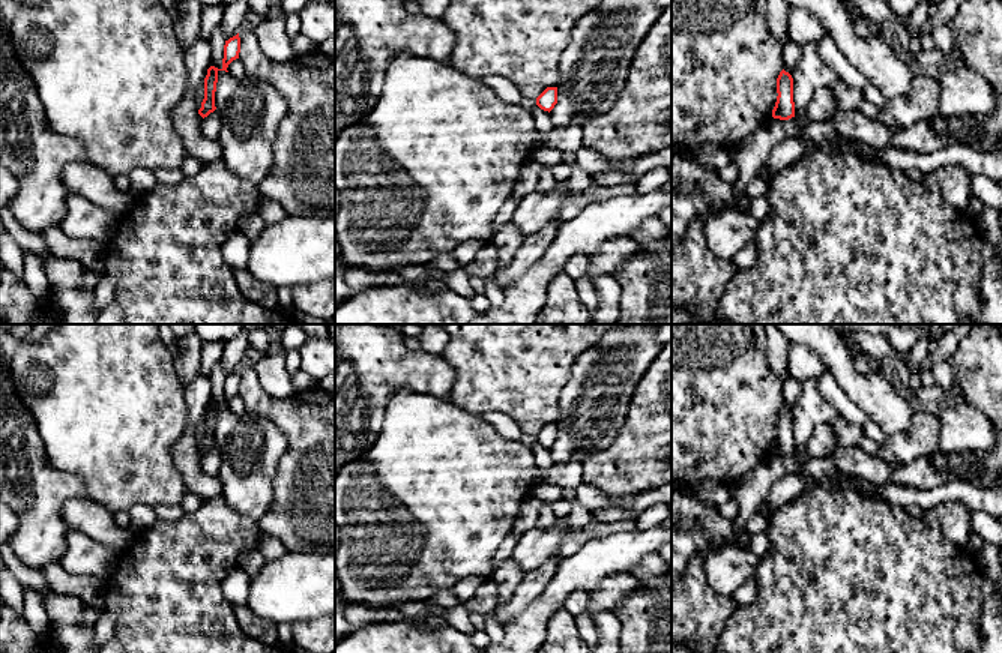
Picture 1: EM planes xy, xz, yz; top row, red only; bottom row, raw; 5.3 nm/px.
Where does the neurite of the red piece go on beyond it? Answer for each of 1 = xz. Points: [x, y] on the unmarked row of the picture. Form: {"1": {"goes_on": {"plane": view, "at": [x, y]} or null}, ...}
{"1": {"goes_on": null}}

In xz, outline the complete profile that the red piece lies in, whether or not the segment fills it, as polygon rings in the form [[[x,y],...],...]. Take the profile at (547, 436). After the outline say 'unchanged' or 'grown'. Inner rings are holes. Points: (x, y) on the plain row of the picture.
[[[547,423],[538,434],[536,441],[544,447],[551,447],[557,440],[557,423]]]; unchanged

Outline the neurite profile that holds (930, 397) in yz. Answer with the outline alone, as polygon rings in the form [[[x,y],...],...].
[[[937,384],[924,387],[921,386],[913,396],[924,408],[933,408],[940,404],[940,399],[943,396],[943,389]]]

